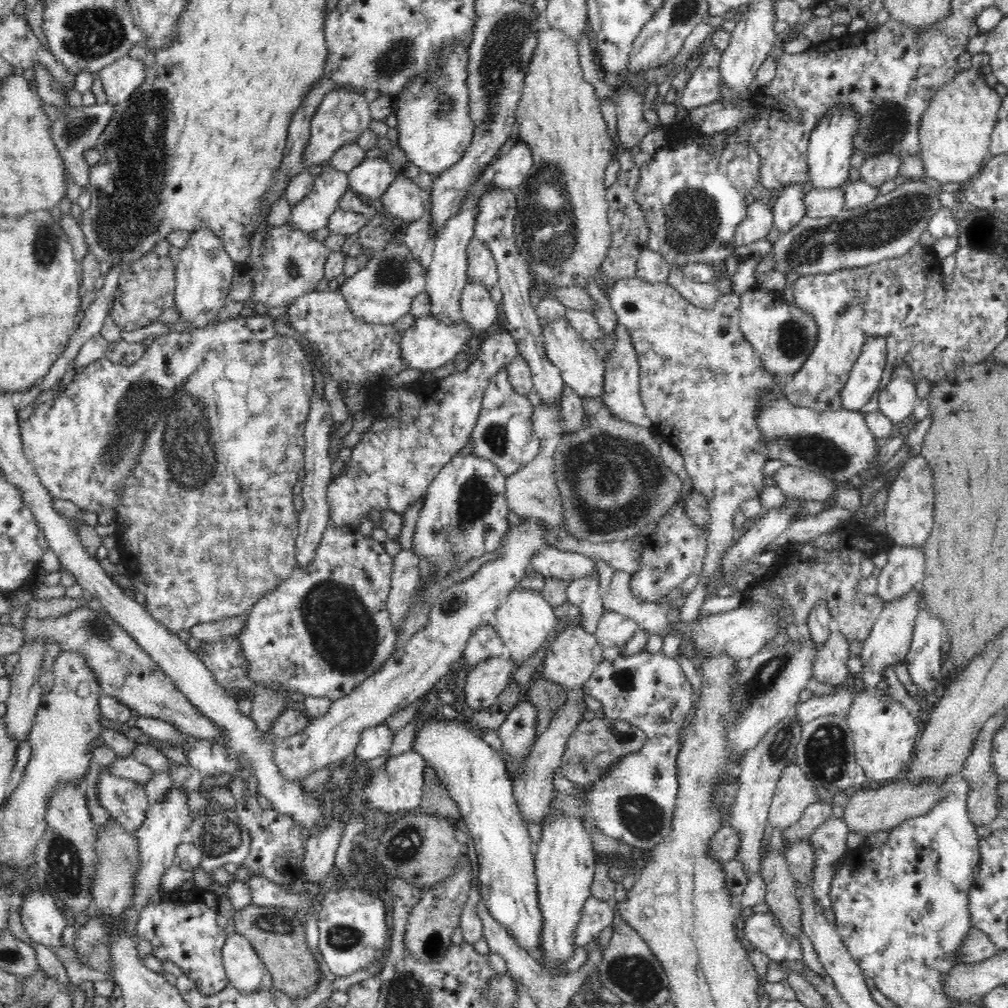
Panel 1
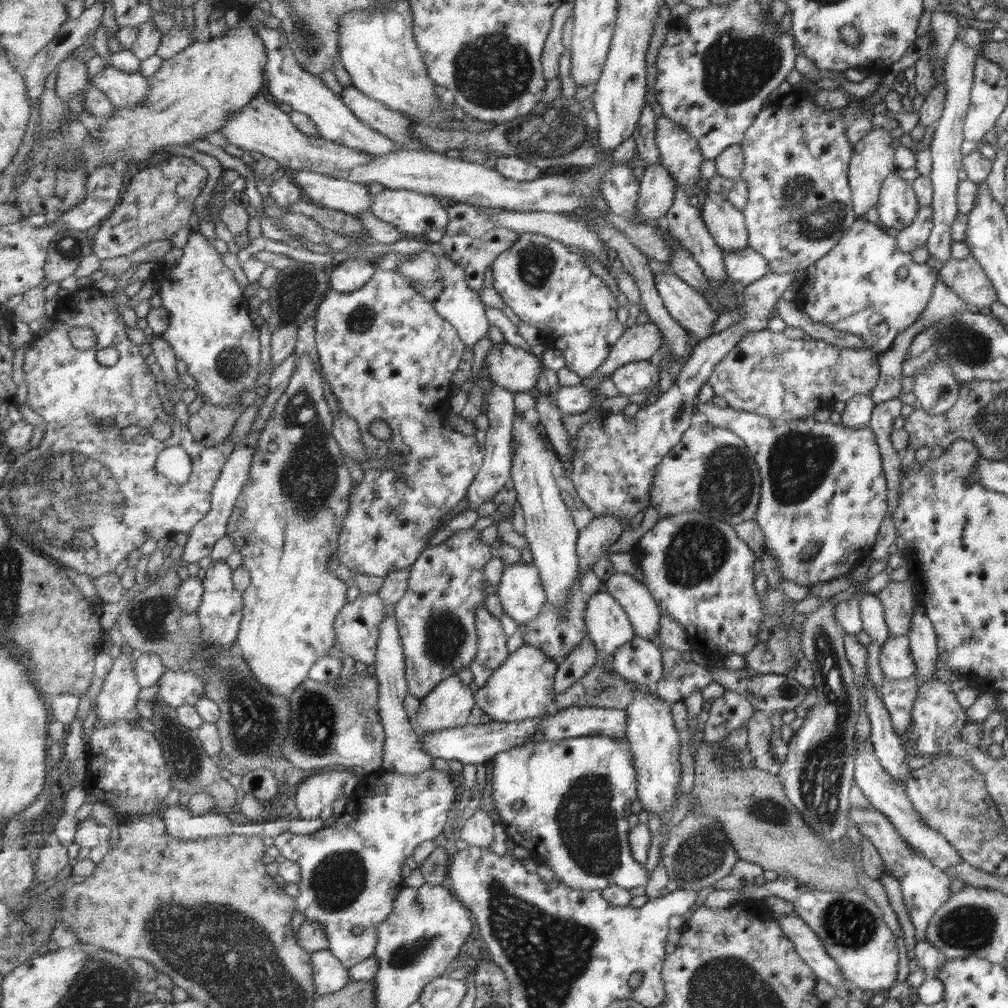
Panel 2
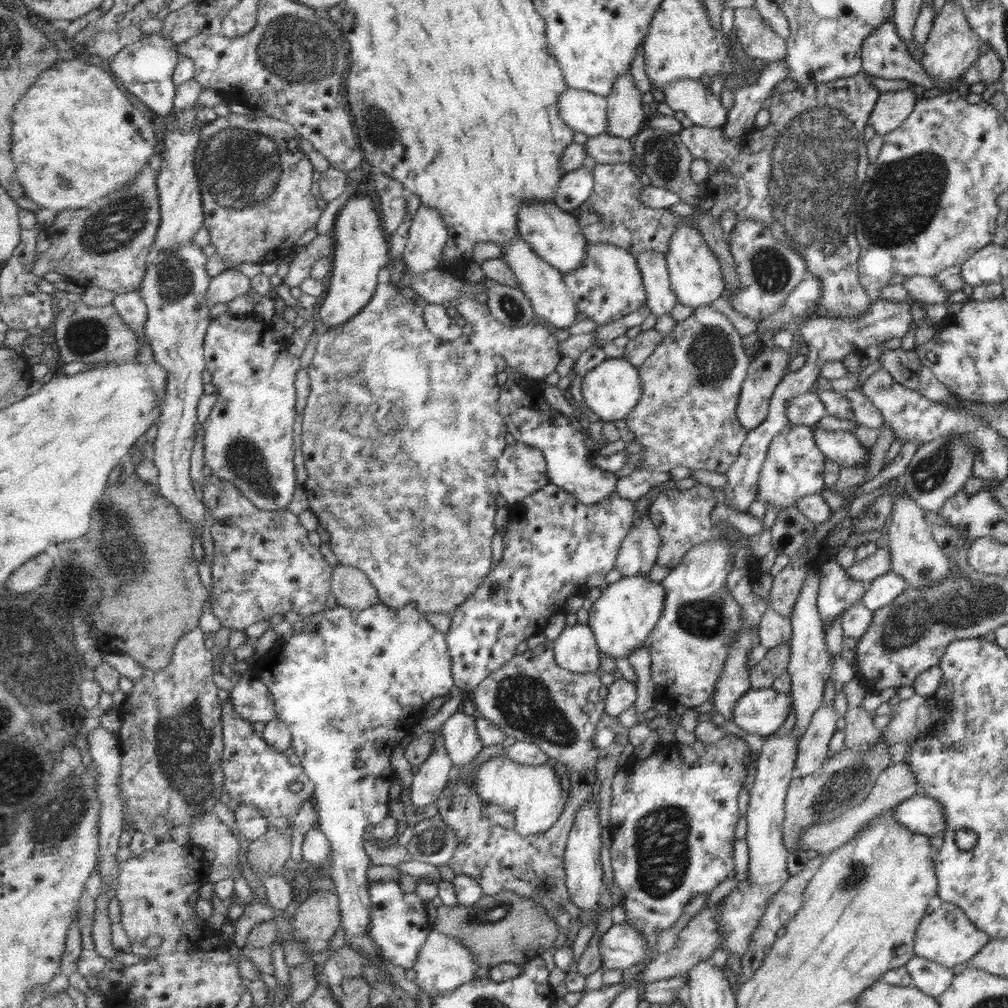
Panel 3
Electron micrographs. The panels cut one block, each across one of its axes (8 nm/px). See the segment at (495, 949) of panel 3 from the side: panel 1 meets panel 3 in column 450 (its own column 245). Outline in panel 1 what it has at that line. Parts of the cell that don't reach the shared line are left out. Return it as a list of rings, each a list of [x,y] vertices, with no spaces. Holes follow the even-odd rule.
[[[250,904],[235,912],[234,924],[236,932],[252,941],[260,959],[272,973],[274,986],[283,991],[285,1000],[291,998],[292,1001],[302,1001],[308,998],[312,986],[316,992],[318,984],[325,978],[324,972],[314,957],[314,951],[308,948],[304,924],[294,909]]]

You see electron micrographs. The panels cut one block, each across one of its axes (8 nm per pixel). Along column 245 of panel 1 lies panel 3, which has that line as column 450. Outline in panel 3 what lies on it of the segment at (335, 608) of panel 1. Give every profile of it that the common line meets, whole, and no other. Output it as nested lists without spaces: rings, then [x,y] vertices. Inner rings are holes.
[[[549,484],[541,490],[526,496],[519,503],[508,505],[508,509],[509,525],[507,526],[504,538],[505,547],[503,558],[497,566],[494,566],[494,570],[483,582],[480,590],[470,600],[467,600],[467,602],[459,606],[459,608],[453,612],[451,615],[453,618],[453,625],[451,626],[449,633],[446,634],[451,657],[453,657],[453,678],[455,679],[456,684],[455,691],[464,692],[467,695],[471,695],[481,682],[491,676],[491,673],[502,669],[503,666],[517,654],[517,648],[519,648],[519,644],[521,644],[523,640],[526,641],[530,636],[533,636],[533,634],[545,630],[549,620],[563,611],[569,597],[575,597],[577,595],[582,596],[587,593],[588,590],[591,590],[591,588],[596,588],[605,584],[607,574],[609,574],[611,570],[616,569],[619,547],[621,547],[623,539],[629,535],[629,531],[631,531],[631,527],[633,527],[633,521],[635,521],[635,506],[633,505],[633,500],[623,498],[618,491],[613,492],[611,497],[607,498],[604,502],[595,504],[595,506],[587,506],[587,504],[579,502],[579,498],[575,497],[575,495],[570,492],[567,492],[563,487],[553,484]]]

